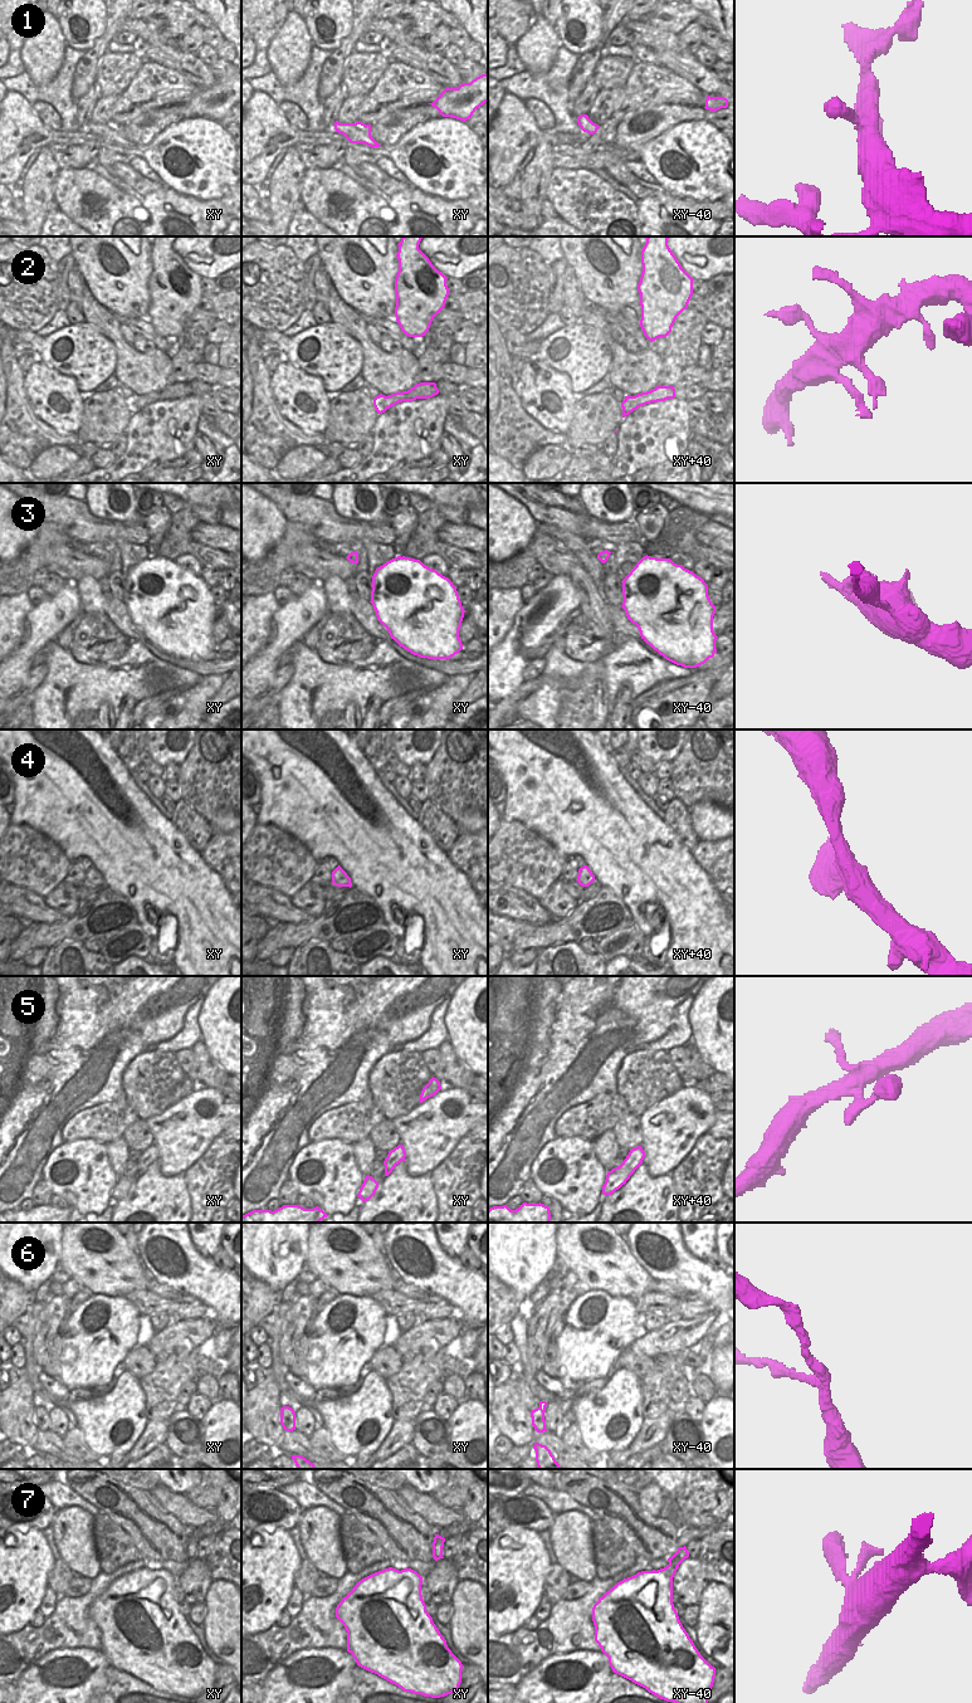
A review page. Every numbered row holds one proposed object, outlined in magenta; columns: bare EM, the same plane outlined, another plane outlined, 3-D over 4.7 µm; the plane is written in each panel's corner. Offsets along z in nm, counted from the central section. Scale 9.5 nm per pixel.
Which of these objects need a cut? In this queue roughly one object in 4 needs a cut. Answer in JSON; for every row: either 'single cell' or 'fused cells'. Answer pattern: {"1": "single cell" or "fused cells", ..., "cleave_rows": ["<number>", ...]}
{"1": "single cell", "2": "single cell", "3": "fused cells", "4": "single cell", "5": "single cell", "6": "fused cells", "7": "single cell", "cleave_rows": ["3", "6"]}

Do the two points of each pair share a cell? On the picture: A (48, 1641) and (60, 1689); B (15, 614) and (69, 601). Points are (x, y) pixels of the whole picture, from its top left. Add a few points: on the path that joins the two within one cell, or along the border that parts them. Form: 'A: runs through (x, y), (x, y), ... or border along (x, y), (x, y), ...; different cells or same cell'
A: border along (79, 1647), (53, 1648), (27, 1667); different cells
B: border along (34, 606), (25, 618), (22, 639); different cells

